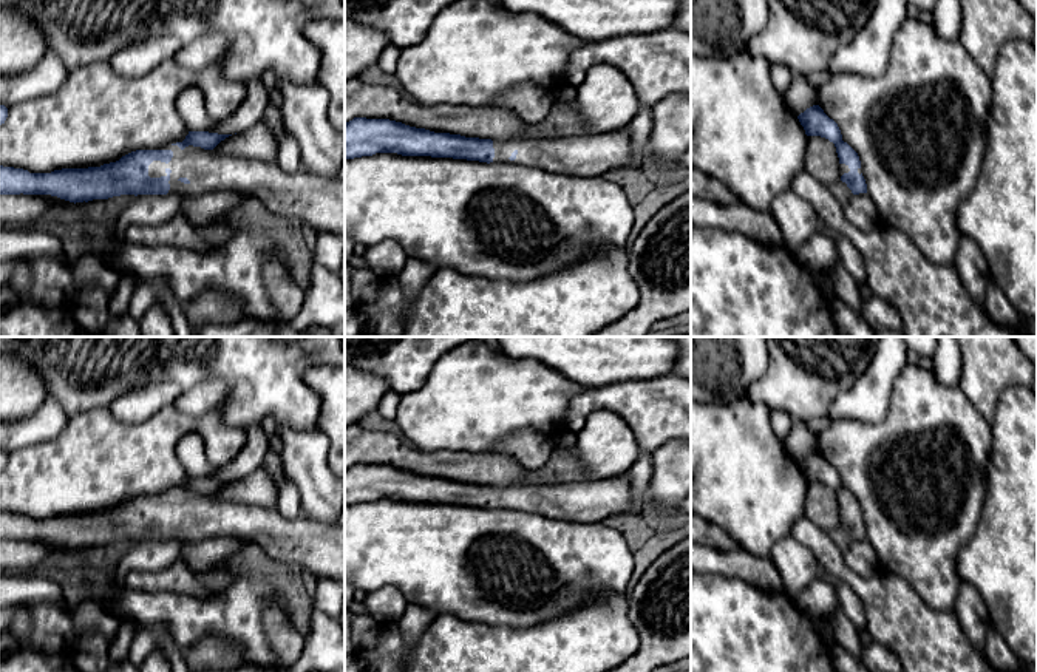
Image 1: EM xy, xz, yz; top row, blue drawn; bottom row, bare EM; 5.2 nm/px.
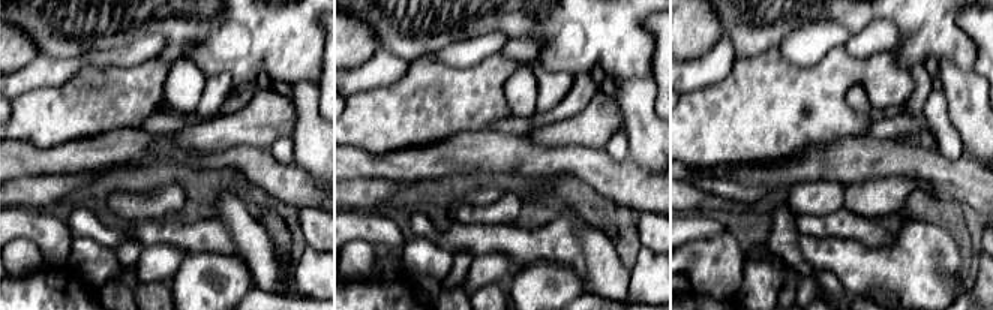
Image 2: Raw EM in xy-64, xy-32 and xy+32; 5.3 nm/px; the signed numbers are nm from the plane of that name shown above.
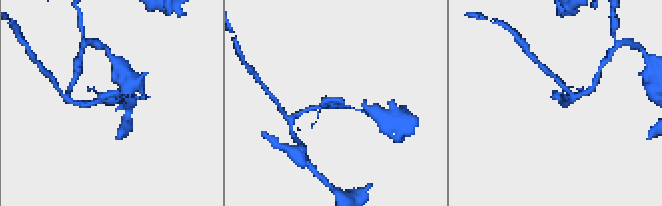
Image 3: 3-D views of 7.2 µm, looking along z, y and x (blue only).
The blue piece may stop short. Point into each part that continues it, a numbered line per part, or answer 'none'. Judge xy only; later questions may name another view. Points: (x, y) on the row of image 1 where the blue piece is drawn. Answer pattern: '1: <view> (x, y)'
1: xy (306, 198)

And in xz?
1: xz (589, 155)

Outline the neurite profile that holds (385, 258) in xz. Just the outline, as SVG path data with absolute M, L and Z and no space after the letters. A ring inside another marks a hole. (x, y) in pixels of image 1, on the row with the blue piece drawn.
M393 239L368 246L363 258L366 269L379 277L397 275L408 261L408 255L402 246Z

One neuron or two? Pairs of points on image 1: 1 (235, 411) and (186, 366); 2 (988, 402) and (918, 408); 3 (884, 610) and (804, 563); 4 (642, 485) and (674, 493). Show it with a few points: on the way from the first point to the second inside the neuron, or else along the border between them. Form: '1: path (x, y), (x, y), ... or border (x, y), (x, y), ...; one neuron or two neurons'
1: path (235, 393), (235, 385), (217, 366), (204, 366); one neuron
2: border (957, 386), (989, 422); two neurons
3: border (793, 536), (819, 563); two neurons
4: border (651, 454), (652, 478), (648, 488); two neurons

